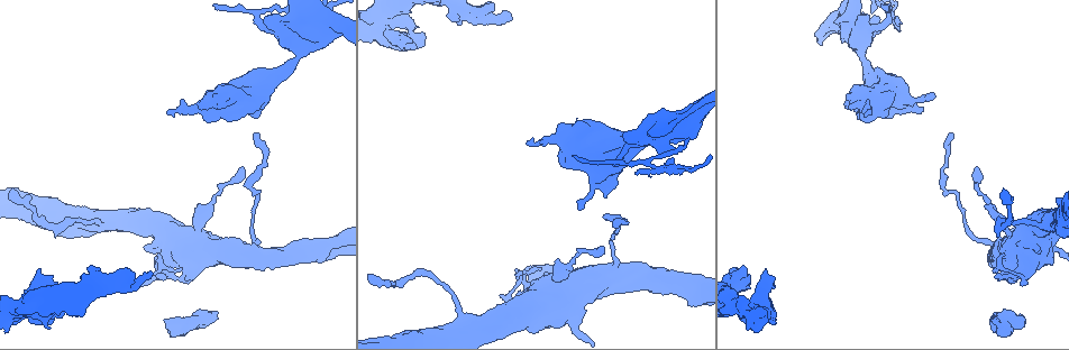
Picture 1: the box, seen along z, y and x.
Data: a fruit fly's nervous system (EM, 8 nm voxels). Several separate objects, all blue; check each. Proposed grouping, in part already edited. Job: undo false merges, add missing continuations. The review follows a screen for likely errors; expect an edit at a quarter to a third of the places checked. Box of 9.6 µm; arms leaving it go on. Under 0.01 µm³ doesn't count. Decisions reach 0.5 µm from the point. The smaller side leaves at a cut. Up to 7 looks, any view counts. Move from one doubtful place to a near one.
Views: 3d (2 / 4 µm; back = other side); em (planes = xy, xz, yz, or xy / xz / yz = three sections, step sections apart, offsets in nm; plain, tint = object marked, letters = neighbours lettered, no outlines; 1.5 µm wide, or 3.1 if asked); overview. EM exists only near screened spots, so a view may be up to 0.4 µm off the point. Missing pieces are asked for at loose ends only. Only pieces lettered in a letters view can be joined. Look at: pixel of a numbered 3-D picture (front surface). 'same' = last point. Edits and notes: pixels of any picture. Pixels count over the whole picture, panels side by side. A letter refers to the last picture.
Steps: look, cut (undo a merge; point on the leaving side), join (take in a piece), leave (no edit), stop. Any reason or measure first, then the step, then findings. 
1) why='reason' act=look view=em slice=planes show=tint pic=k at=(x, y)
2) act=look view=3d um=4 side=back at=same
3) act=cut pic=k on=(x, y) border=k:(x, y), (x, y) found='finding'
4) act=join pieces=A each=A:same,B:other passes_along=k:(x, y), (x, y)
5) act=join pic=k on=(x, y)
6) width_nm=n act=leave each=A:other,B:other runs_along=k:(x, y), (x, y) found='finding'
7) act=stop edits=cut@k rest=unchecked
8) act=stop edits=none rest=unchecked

why='branch stops here' act=look view=em slice=planes show=tint pic=1 at=(229, 121)

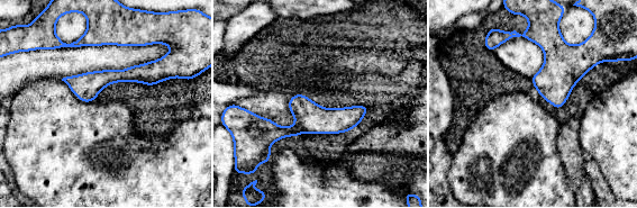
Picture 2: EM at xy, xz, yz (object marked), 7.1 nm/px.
act=look view=em slice=planes show=letters at=same

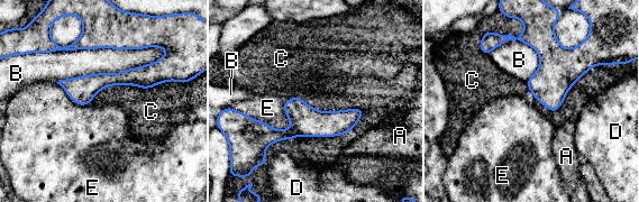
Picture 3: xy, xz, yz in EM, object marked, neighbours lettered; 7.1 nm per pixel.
act=leave each=A:other,B:other,C:other,D:other,E:other runs_along=3:(359, 112), (290, 134), (250, 120) found='no lettered piece goes on from it'

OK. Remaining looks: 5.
why='free end' act=look view=3d um=2 pic=1 at=(581, 210)

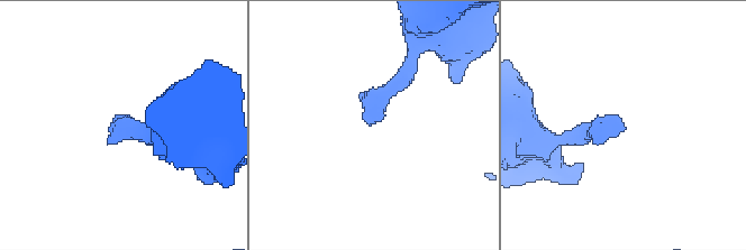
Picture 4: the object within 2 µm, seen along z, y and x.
act=look view=em slice=planes show=plain pic=4 at=(378, 119)

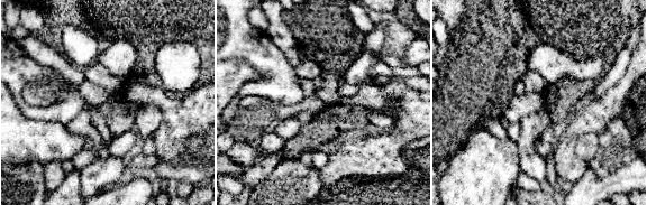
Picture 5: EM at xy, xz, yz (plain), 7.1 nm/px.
why='what lies round it' act=look view=em slice=planes show=letters at=same

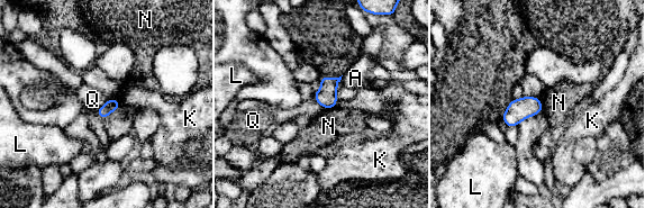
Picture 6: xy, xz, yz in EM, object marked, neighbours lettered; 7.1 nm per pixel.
act=leave each=A:other,K:other,L:other,N:other,Q:other border=6:(336, 105), (325, 109) found='no lettered piece goes on from it'

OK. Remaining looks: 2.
why='stops while still wide' act=look view=em slice=planes show=letters pic=1 at=(165, 323)

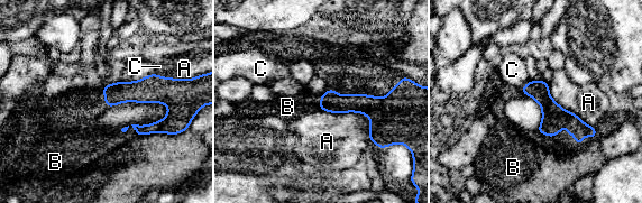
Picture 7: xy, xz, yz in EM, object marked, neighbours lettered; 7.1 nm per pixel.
act=join pieces=B each=A:other,B:same,C:other passes_along=7:(183, 105), (162, 132), (168, 159) found='it goes on there'

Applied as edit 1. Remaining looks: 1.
act=stop edits=join@7 rest=unchecked

